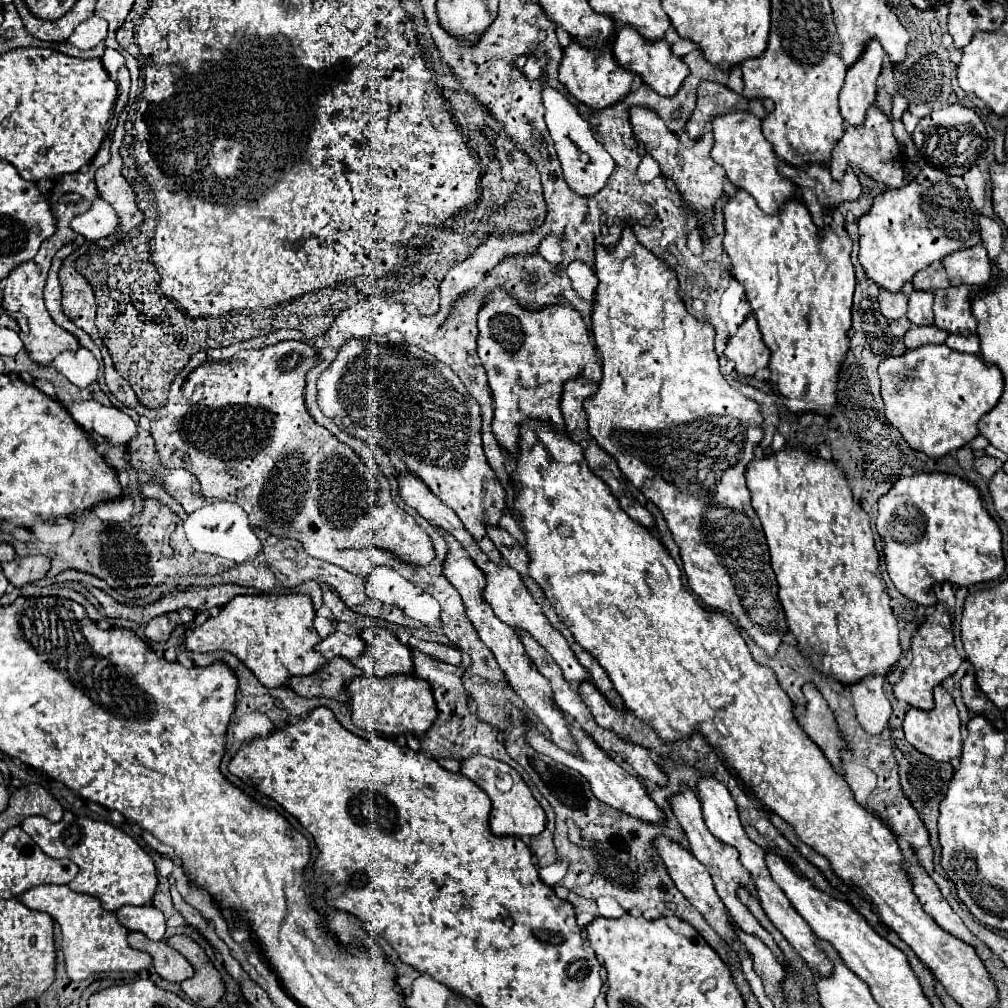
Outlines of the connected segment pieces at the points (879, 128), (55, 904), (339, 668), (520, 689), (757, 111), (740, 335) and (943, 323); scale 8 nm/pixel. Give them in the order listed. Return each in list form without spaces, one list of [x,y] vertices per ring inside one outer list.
[[[871,104],[869,112],[865,116],[865,124],[861,124],[861,128],[853,128],[853,126],[845,128],[841,140],[833,148],[833,156],[829,158],[827,166],[829,166],[831,176],[835,180],[841,180],[845,168],[851,166],[855,170],[863,170],[867,176],[871,176],[875,182],[885,184],[887,188],[901,188],[903,186],[905,160],[903,160],[899,144],[893,136],[893,124],[879,106]]]
[[[33,886],[21,894],[21,902],[33,910],[43,910],[59,922],[65,954],[65,972],[71,980],[85,980],[93,972],[139,972],[151,964],[151,956],[127,944],[129,930],[121,926],[113,912],[103,910],[99,900],[89,894],[77,894],[69,886]]]
[[[333,658],[327,660],[327,664],[317,670],[315,674],[307,676],[307,684],[303,686],[303,678],[289,678],[289,686],[293,688],[295,694],[303,696],[325,696],[325,698],[335,698],[339,702],[347,700],[347,690],[343,682],[347,678],[361,676],[363,672],[355,668],[349,660],[345,658]]]
[[[441,532],[441,536],[445,538],[445,542],[449,542],[449,552],[447,558],[443,562],[443,572],[445,578],[459,590],[463,606],[467,610],[467,618],[473,622],[475,630],[479,632],[479,638],[485,642],[485,646],[493,652],[495,660],[499,662],[507,682],[511,684],[511,688],[521,696],[521,700],[525,702],[525,706],[541,720],[541,724],[549,730],[551,740],[561,746],[563,750],[575,752],[575,742],[569,736],[565,718],[561,714],[559,708],[555,708],[553,704],[553,696],[551,696],[551,686],[549,680],[545,680],[545,676],[541,676],[541,672],[537,670],[537,666],[533,664],[533,660],[527,656],[523,644],[519,642],[517,634],[513,632],[513,628],[509,628],[507,624],[501,624],[501,620],[497,620],[497,616],[493,616],[493,608],[489,608],[489,604],[483,598],[483,588],[485,588],[485,576],[483,572],[473,564],[473,560],[469,558],[469,554],[461,548],[461,544],[457,544],[457,540],[453,540],[453,536],[449,536],[449,532]]]
[[[701,80],[697,88],[697,108],[693,110],[693,116],[687,124],[687,134],[691,140],[699,138],[705,130],[705,126],[715,118],[717,114],[723,114],[723,108],[727,110],[749,110],[757,118],[767,116],[773,110],[771,100],[749,100],[743,94],[735,94],[729,86]]]
[[[753,314],[745,318],[737,334],[727,342],[725,356],[735,362],[739,376],[753,376],[759,368],[765,368],[769,364],[769,348],[761,338]]]
[[[963,284],[963,286],[949,286],[945,290],[937,290],[933,304],[935,326],[947,330],[949,334],[961,334],[961,336],[975,334],[977,322],[971,314],[969,294],[983,288],[985,284]]]

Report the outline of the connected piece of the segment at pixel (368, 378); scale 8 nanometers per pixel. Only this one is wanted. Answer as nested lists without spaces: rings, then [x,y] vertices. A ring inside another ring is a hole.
[[[347,340],[341,346],[337,358],[317,378],[317,402],[321,412],[331,418],[343,432],[357,436],[369,444],[373,444],[375,436],[375,446],[381,446],[387,454],[401,458],[401,462],[409,470],[417,472],[433,490],[433,494],[457,512],[457,516],[465,524],[465,530],[473,536],[473,540],[489,556],[489,560],[501,564],[501,554],[485,536],[485,526],[499,524],[499,518],[505,510],[505,490],[491,470],[481,448],[479,404],[471,398],[459,376],[447,364],[421,350],[419,346],[407,342],[395,346],[379,344],[373,340]]]

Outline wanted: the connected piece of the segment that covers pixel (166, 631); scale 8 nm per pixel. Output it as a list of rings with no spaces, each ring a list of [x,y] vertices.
[[[169,612],[167,616],[155,616],[149,626],[145,626],[145,636],[155,642],[163,642],[169,638],[171,630],[181,624],[181,618],[177,612]]]

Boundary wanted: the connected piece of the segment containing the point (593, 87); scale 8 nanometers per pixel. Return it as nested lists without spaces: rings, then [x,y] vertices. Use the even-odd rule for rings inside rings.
[[[571,40],[567,48],[563,50],[563,60],[559,64],[559,82],[567,86],[567,90],[583,104],[599,110],[607,108],[621,100],[631,90],[633,72],[625,72],[617,60],[613,60],[613,40],[609,42],[609,48],[601,48],[601,52],[589,52],[589,48],[581,48],[577,40]]]

